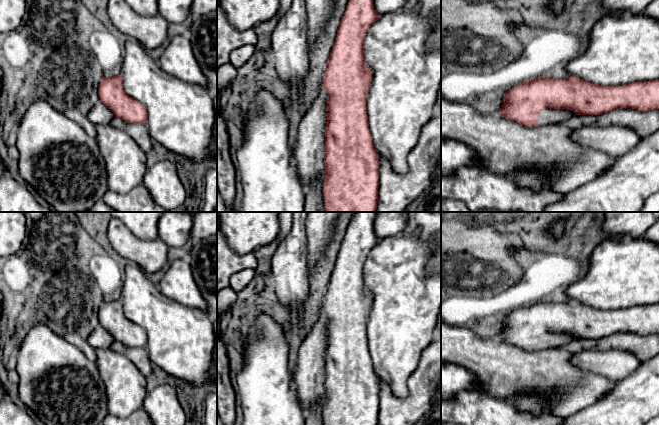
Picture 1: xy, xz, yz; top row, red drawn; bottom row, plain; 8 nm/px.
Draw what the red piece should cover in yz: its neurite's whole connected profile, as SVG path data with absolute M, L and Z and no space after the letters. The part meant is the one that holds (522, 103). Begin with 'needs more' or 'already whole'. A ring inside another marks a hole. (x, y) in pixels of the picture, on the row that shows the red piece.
needs more; M543 75L524 81L512 87L503 97L503 106L497 114L527 127L538 125L561 124L577 115L600 115L615 109L631 108L638 111L659 109L659 79L637 81L625 85L602 86L570 76L566 79L549 78Z

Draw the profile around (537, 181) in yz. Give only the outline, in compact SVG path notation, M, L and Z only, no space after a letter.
M535 169L531 171L512 171L504 177L512 180L520 189L529 188L534 192L551 191L550 175Z

